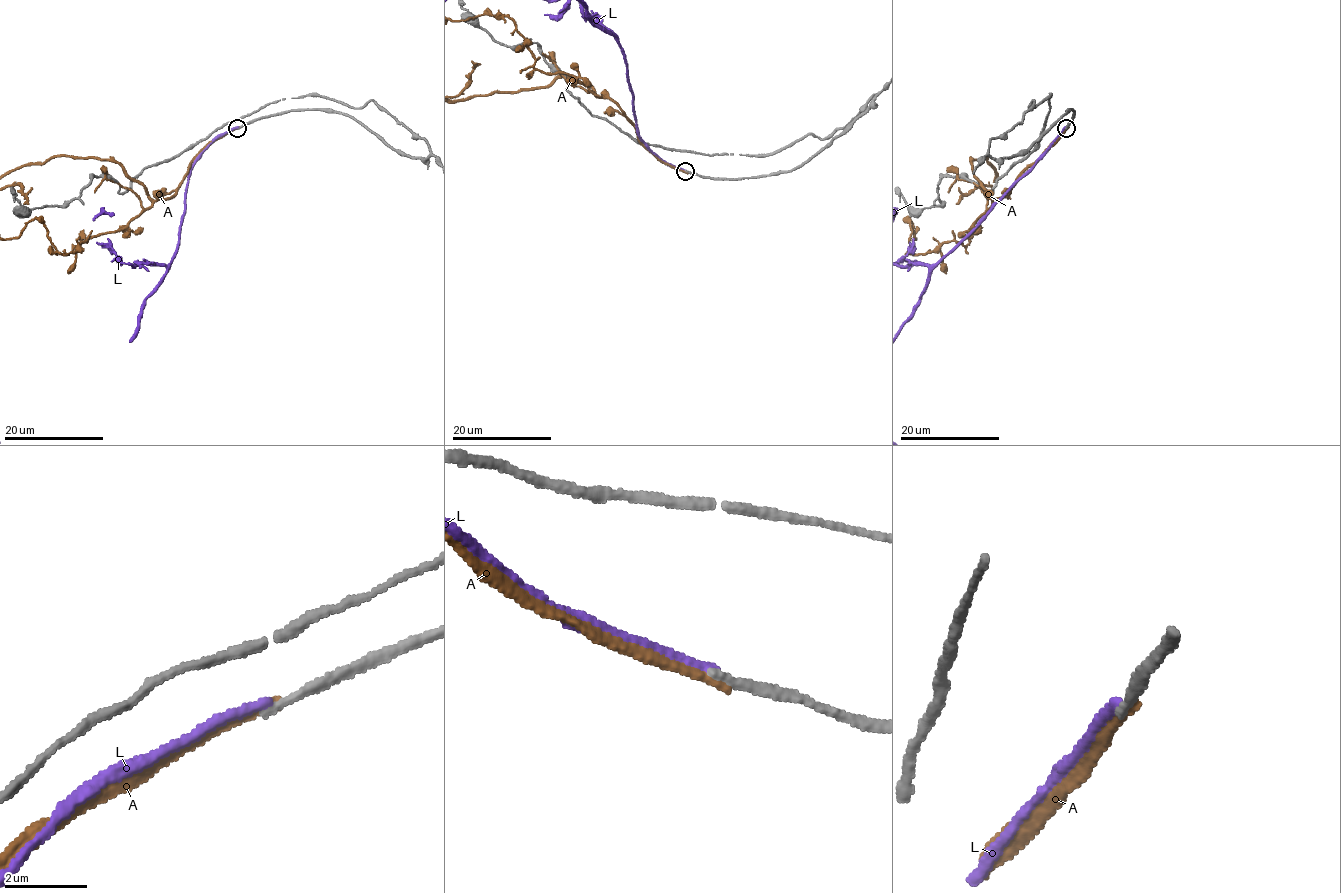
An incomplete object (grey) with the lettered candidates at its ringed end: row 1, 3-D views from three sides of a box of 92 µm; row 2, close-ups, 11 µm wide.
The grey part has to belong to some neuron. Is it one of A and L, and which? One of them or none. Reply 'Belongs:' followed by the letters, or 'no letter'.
Belongs: no letter

